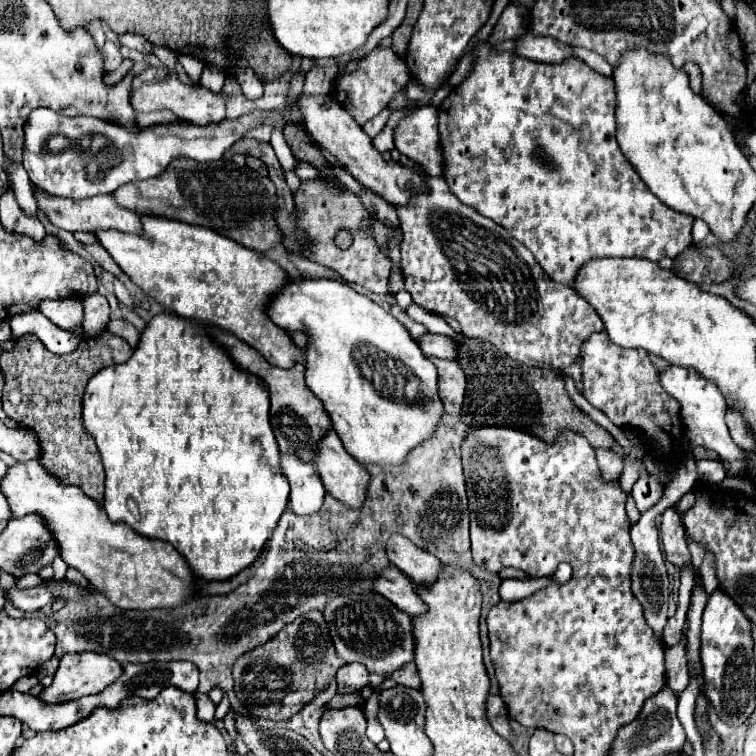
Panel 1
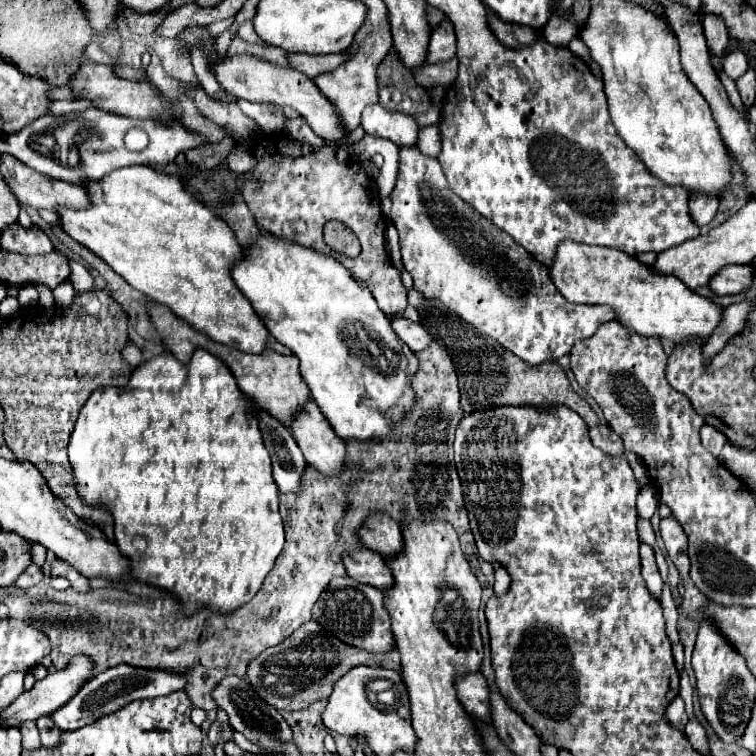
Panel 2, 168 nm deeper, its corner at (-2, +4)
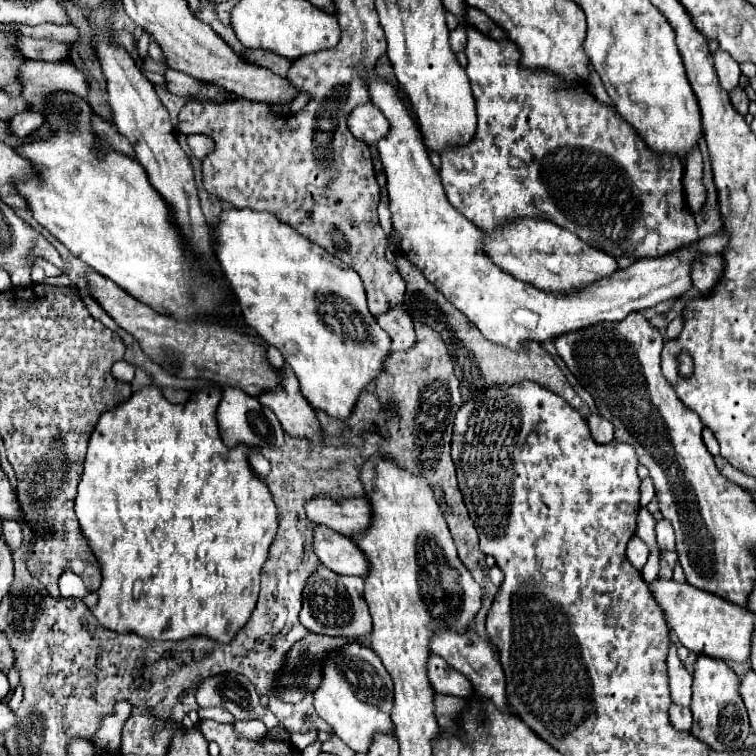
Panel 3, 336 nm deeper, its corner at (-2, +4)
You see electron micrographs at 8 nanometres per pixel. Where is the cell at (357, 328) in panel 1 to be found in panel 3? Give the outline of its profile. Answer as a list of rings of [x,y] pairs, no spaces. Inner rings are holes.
[[[229,209],[229,211],[225,211],[221,215],[221,225],[213,233],[213,241],[215,241],[215,253],[217,253],[217,259],[221,263],[223,275],[225,275],[225,279],[227,279],[227,283],[229,283],[229,287],[231,287],[231,291],[233,291],[233,295],[235,295],[239,307],[241,307],[241,315],[247,321],[247,325],[251,329],[255,329],[269,345],[275,345],[283,353],[285,361],[291,365],[295,377],[299,379],[301,393],[307,397],[307,401],[315,409],[321,409],[329,417],[335,417],[335,419],[341,419],[341,421],[349,419],[351,413],[353,413],[353,407],[355,407],[355,403],[359,399],[359,395],[371,385],[371,381],[379,379],[379,375],[385,369],[385,361],[387,361],[387,357],[391,353],[391,337],[387,335],[387,331],[383,331],[375,323],[375,317],[371,315],[371,311],[367,307],[367,293],[365,293],[361,277],[355,271],[351,271],[349,267],[337,265],[337,263],[329,261],[329,253],[325,249],[321,249],[319,245],[315,245],[309,239],[301,237],[295,229],[291,229],[285,223],[281,223],[279,219],[273,219],[271,213],[257,213],[257,211],[251,211],[251,209],[243,209],[243,211]]]

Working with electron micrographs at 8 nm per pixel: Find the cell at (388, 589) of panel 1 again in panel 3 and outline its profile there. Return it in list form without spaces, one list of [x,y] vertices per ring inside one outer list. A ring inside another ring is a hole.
[[[315,525],[315,553],[325,567],[339,575],[367,577],[371,573],[371,563],[355,541],[323,525]]]

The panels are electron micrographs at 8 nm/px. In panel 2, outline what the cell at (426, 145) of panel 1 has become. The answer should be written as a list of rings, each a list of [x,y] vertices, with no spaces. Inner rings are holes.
[[[379,103],[363,109],[361,127],[367,135],[389,139],[397,147],[415,145],[419,133],[419,127],[413,117],[403,115],[399,111],[387,111]]]

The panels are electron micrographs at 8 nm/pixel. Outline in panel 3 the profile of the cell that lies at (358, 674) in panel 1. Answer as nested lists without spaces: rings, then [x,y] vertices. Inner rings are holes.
[[[353,643],[331,655],[323,665],[323,683],[313,697],[319,717],[327,721],[333,733],[357,753],[367,753],[375,735],[393,735],[395,731],[391,721],[393,679],[387,675],[379,655],[367,645]]]

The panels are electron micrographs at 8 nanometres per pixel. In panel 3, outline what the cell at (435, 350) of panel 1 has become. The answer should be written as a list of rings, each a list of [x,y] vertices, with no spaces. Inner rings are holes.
[[[395,307],[395,311],[387,311],[383,315],[377,315],[377,323],[391,335],[393,351],[407,351],[415,347],[415,329],[413,319],[407,315],[403,307]]]

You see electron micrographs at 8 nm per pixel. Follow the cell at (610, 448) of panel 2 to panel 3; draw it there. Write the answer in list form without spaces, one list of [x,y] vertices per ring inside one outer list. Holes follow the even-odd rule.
[[[591,415],[587,419],[587,423],[591,429],[593,441],[597,441],[597,443],[611,443],[613,441],[613,425],[607,419],[603,419],[601,415]]]

